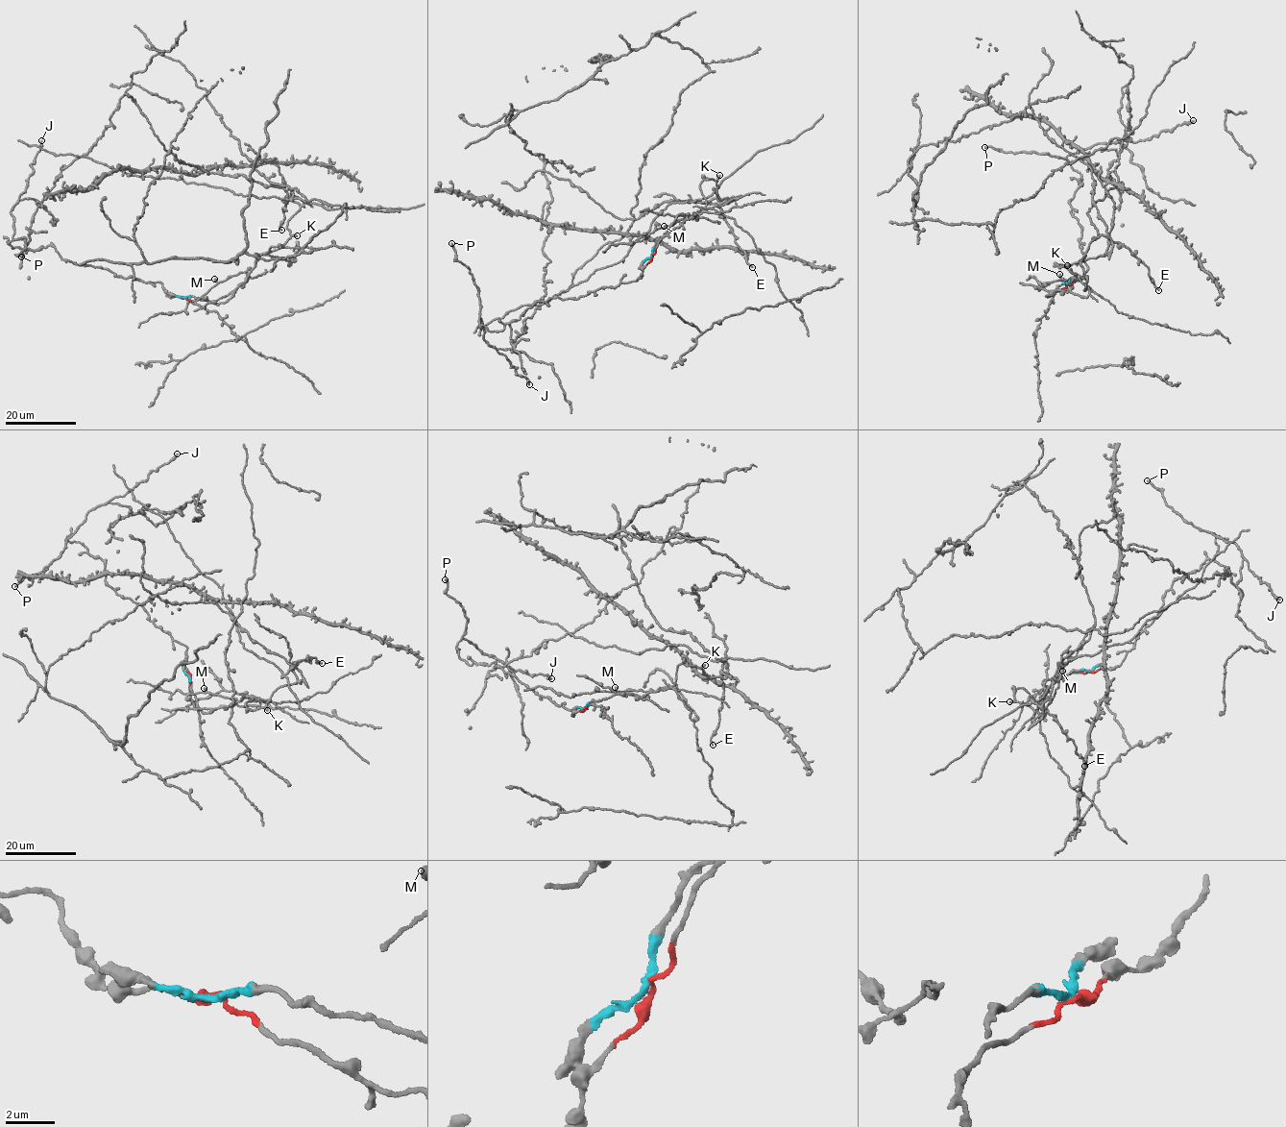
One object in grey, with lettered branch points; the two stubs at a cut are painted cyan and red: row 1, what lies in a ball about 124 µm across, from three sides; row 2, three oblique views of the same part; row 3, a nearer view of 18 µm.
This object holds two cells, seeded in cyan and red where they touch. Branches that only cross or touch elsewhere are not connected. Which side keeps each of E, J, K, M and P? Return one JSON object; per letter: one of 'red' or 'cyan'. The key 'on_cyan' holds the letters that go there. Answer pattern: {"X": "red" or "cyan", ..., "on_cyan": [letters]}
{"E": "cyan", "J": "red", "K": "cyan", "M": "cyan", "P": "red", "on_cyan": ["E", "K", "M"]}

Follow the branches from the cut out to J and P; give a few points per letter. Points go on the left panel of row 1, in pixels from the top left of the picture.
J: (184, 297), (159, 281), (67, 261), (51, 245), (8, 244), (10, 210), (41, 140)
P: (184, 297), (167, 294), (159, 281), (67, 261), (48, 245), (33, 250), (8, 244), (23, 238), (21, 257)

